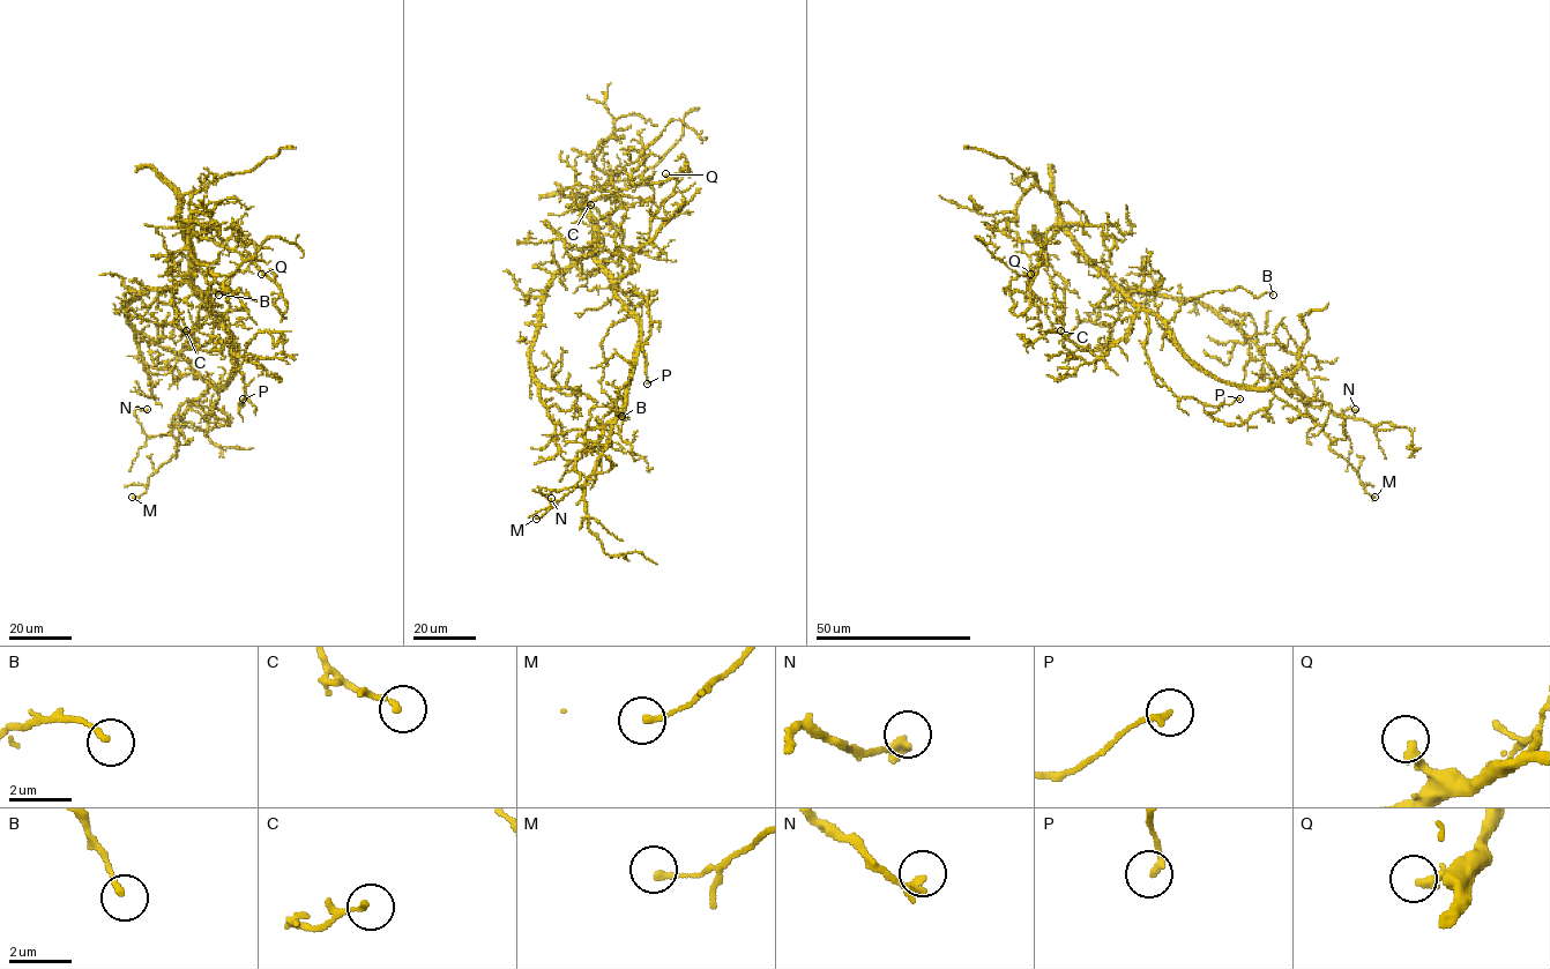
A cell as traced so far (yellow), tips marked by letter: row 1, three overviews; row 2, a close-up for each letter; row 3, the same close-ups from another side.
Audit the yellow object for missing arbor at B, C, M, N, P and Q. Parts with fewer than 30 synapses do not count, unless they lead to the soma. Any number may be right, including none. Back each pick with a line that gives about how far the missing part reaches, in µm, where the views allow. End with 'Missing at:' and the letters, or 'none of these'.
Missing at: none of these

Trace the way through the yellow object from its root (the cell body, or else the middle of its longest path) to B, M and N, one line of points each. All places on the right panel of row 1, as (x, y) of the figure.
B: (1162, 321), (1170, 320), (1190, 299), (1214, 291), (1242, 287), (1257, 297), (1266, 292), (1273, 295)
M: (1162, 321), (1175, 344), (1219, 378), (1296, 392), (1329, 440), (1329, 448), (1355, 469), (1364, 491), (1375, 497)
N: (1162, 321), (1192, 360), (1221, 380), (1283, 387), (1325, 401), (1343, 419), (1346, 435), (1343, 411), (1355, 409)

